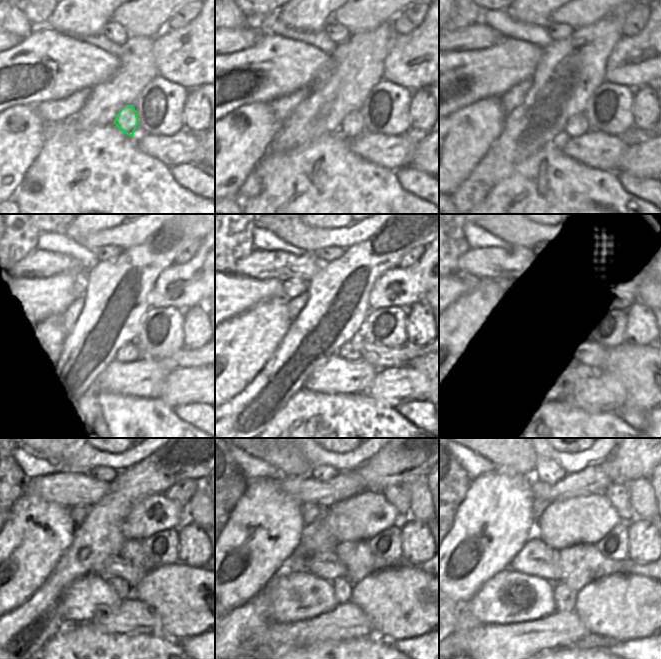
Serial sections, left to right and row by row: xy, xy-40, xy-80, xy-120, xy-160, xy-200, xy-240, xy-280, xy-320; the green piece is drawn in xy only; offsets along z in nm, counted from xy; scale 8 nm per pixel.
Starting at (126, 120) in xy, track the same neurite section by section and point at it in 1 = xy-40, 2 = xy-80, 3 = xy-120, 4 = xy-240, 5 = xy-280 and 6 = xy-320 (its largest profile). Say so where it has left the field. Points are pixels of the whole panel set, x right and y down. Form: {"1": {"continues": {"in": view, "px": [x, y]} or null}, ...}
{"1": {"continues": {"in": "xy-40", "px": [352, 126]}}, "2": {"continues": {"in": "xy-80", "px": [577, 125]}}, "3": {"continues": {"in": "xy-120", "px": [129, 352]}}, "4": {"continues": {"in": "xy-240", "px": [121, 587]}}, "5": {"continues": {"in": "xy-280", "px": [342, 587]}}, "6": {"continues": {"in": "xy-320", "px": [564, 598]}}}

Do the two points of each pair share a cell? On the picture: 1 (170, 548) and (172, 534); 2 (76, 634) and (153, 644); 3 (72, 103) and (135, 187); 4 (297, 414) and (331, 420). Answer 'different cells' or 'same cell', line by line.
1: same cell
2: same cell
3: different cells
4: same cell

